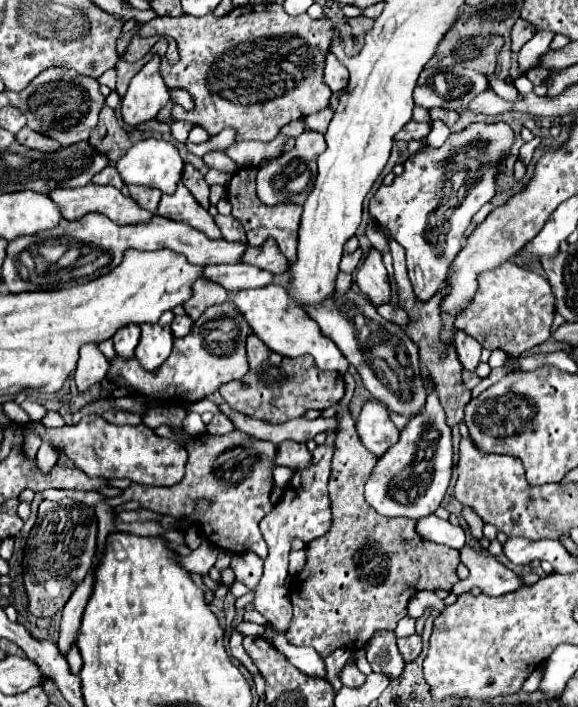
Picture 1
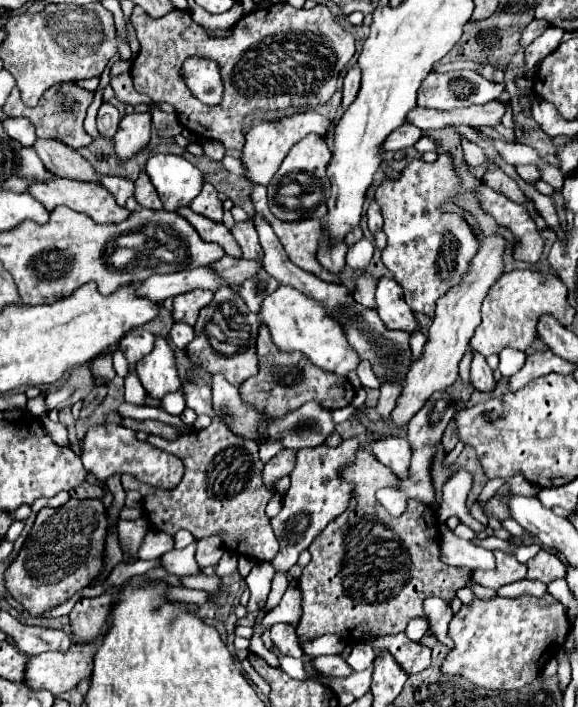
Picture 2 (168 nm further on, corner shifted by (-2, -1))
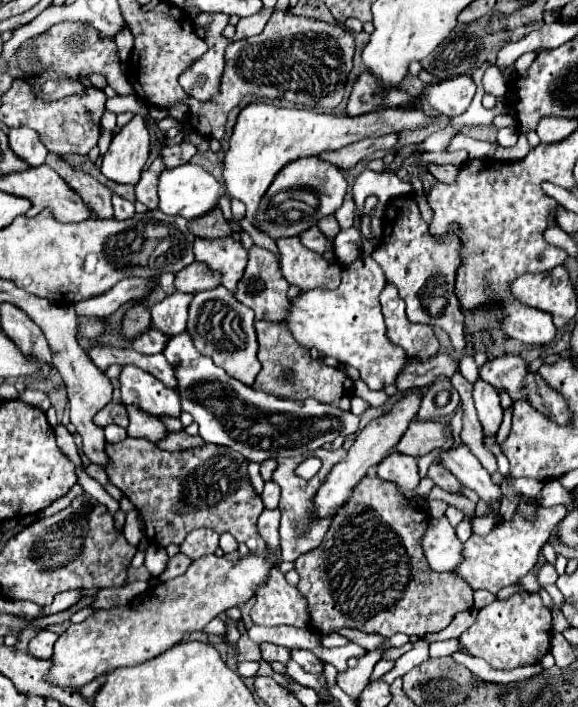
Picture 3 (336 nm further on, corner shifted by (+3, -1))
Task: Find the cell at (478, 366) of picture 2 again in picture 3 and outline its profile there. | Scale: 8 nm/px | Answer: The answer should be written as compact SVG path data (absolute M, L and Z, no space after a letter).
M486 382L474 384L474 404L478 410L478 420L484 428L484 436L494 436L502 424L504 410L500 406L500 396L492 386L486 386Z

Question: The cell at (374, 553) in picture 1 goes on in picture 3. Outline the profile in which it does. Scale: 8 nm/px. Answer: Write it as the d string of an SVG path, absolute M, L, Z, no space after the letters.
M376 476L362 478L346 506L342 506L334 516L324 542L294 562L294 570L300 574L298 590L308 598L310 626L320 634L328 634L336 628L356 628L370 634L382 634L386 638L396 632L422 638L444 630L458 612L470 610L474 604L470 586L452 572L438 574L430 570L420 546L426 526L428 516L424 510L406 504L404 496L398 494L398 488L392 482L382 482Z

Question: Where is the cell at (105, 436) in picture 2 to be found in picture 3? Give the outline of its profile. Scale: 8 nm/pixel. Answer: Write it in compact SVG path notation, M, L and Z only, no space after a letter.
M70 590L70 592L62 592L54 598L54 602L50 606L44 606L42 608L42 614L36 616L36 618L42 618L42 616L50 616L50 614L56 614L56 612L62 612L62 610L68 610L70 606L74 606L78 602L78 596L80 596L82 590Z

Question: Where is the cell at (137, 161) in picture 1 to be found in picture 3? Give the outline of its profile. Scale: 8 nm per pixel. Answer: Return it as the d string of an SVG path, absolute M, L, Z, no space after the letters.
M182 164L174 170L162 172L160 184L158 184L158 194L160 194L160 210L164 214L178 214L186 220L202 218L214 208L218 208L218 200L226 194L226 188L212 176L208 174L202 166L198 164Z

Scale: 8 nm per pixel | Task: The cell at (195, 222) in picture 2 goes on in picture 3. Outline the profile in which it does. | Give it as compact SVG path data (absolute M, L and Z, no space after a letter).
M220 238L218 242L194 242L196 262L204 262L210 270L220 274L220 284L232 294L248 262L248 252L234 238Z

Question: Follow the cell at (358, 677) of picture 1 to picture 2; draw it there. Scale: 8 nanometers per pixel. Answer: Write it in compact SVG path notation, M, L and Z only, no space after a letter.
M319 656L313 660L313 666L323 672L323 674L331 674L331 676L349 676L353 674L353 668L341 660L341 656Z

